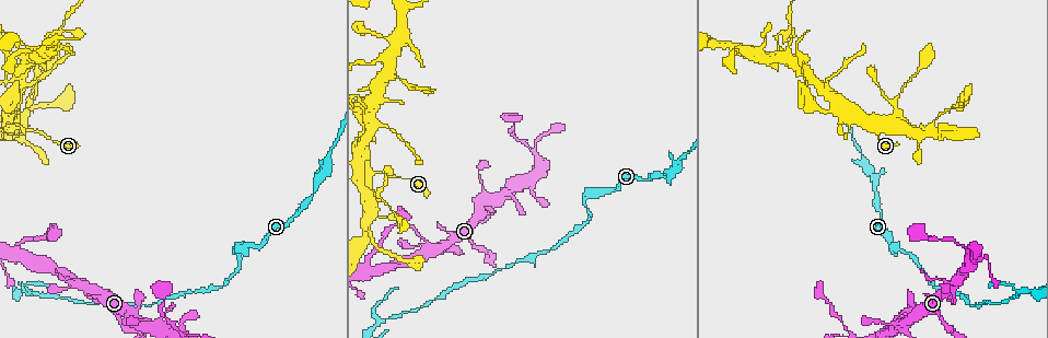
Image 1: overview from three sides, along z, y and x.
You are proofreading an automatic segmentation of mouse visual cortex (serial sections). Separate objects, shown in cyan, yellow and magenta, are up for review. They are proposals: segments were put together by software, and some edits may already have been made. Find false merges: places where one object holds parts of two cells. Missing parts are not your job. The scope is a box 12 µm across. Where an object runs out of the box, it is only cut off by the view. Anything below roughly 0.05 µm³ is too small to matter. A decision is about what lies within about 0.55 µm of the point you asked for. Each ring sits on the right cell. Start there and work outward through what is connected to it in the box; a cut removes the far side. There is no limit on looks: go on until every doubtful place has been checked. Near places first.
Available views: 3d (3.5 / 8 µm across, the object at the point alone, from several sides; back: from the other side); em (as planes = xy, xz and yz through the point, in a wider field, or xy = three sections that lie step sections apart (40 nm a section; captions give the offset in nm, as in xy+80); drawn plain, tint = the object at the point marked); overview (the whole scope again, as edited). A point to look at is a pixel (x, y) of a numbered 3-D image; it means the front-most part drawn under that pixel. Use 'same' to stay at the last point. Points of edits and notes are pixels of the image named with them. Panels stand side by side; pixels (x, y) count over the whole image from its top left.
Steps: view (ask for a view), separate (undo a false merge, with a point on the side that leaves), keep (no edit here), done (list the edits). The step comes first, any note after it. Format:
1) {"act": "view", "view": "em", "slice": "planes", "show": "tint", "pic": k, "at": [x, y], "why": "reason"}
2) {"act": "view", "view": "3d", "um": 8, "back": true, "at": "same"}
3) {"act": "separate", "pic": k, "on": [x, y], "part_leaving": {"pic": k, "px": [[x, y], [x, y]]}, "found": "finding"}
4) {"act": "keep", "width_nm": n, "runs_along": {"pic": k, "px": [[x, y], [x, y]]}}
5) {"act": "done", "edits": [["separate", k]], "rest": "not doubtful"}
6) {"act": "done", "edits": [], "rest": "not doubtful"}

{"act": "view", "view": "3d", "um": 3.5, "pic": 1, "at": [376, 194], "why": "branch point"}

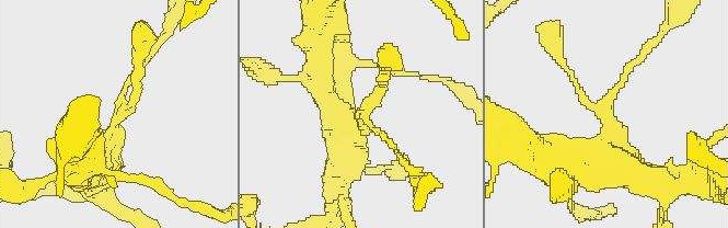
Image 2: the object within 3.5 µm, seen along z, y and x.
{"act": "view", "view": "em", "slice": "xy", "step": 5, "show": "tint", "pic": 2, "at": [363, 110], "why": "shape alone is not enough"}

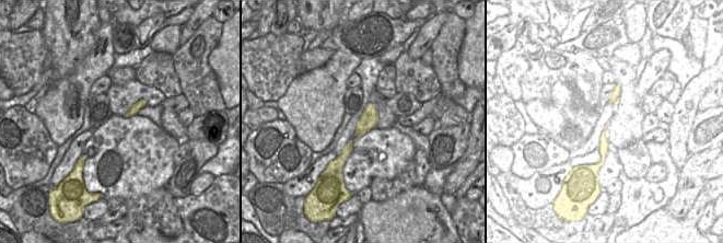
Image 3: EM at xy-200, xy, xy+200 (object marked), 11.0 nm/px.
{"act": "keep", "runs_along": {"pic": 2, "px": [[88, 169], [146, 58]]}, "found": "all the same cell"}

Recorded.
{"act": "view", "view": "3d", "um": 3.5, "pic": 1, "at": [366, 111], "why": "abrupt turn"}

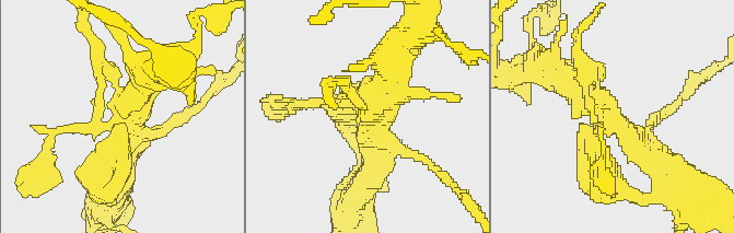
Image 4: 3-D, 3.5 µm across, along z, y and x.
{"act": "keep", "runs_along": {"pic": 4, "px": [[666, 179], [594, 98], [563, 76]]}, "found": "all the same cell"}

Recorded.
{"act": "view", "view": "em", "slice": "xy", "step": 5, "show": "tint", "pic": 1, "at": [782, 33], "why": "abrupt turn"}

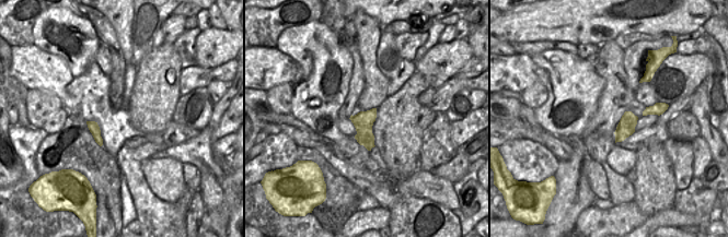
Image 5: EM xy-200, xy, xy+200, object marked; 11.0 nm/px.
{"act": "view", "view": "3d", "um": 3.5, "at": "same", "why": "see where the arms go"}

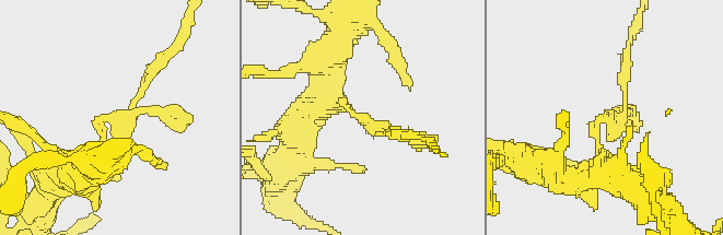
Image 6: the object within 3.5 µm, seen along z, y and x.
{"act": "separate", "pic": 6, "on": [627, 73], "found": "a second cell is stuck on"}

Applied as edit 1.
{"act": "done", "edits": [["separate", 6]], "rest": "not doubtful"}

